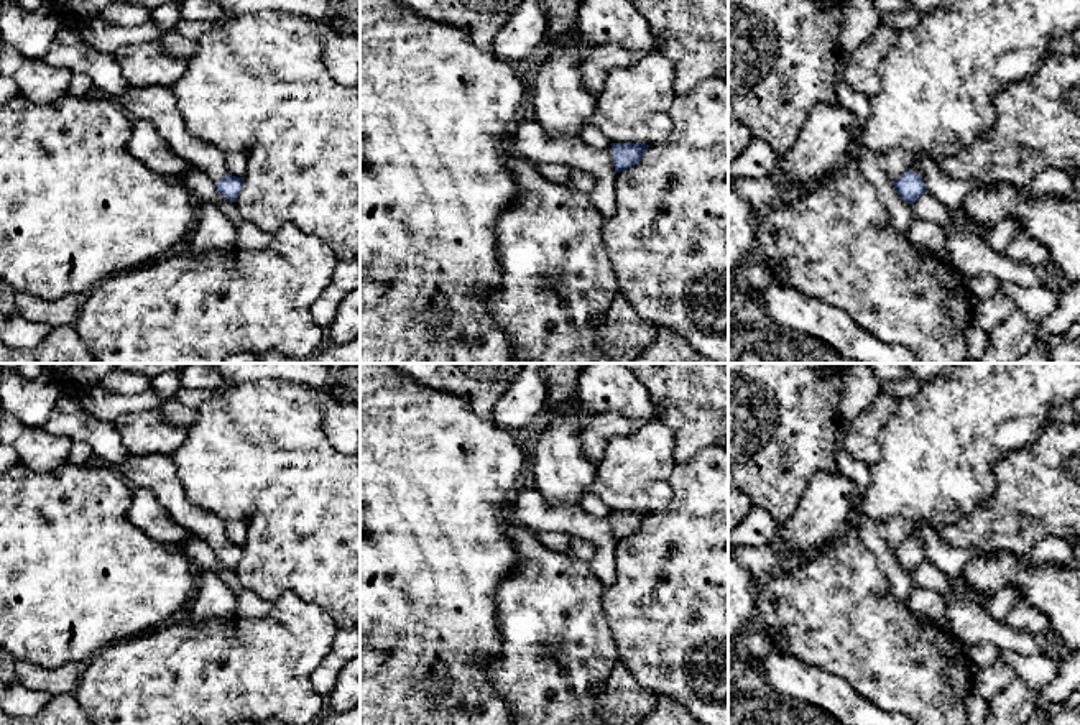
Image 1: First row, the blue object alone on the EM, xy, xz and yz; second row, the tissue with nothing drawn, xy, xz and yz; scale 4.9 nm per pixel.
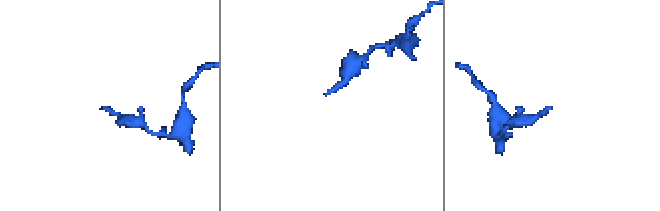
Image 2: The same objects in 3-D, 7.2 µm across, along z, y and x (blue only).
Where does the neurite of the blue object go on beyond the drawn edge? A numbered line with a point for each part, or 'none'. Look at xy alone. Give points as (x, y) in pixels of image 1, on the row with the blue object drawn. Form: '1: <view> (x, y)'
1: xy (158, 106)

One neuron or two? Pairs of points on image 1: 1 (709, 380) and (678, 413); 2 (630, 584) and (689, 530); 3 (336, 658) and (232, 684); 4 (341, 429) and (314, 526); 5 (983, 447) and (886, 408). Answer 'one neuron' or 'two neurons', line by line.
1: one neuron
2: one neuron
3: two neurons
4: two neurons
5: two neurons

